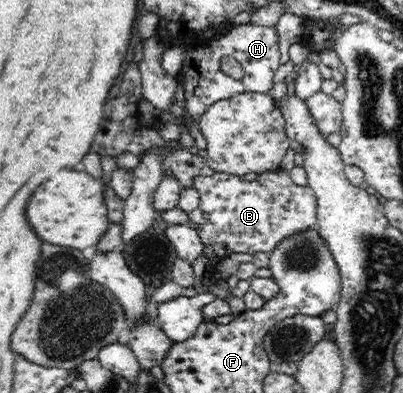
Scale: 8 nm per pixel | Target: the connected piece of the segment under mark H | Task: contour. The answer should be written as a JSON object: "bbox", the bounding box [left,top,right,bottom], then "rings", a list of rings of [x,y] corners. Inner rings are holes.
{"bbox":[178,22,281,119],"rings":[[[251,22],[234,26],[228,32],[209,39],[206,45],[185,46],[183,65],[178,74],[183,76],[184,80],[185,105],[183,108],[185,108],[185,112],[191,118],[196,119],[207,109],[208,105],[214,104],[216,101],[229,99],[239,93],[268,93],[275,85],[273,75],[281,65],[279,55],[277,28],[256,26]],[[227,56],[235,57],[241,64],[242,79],[234,79],[219,68],[221,59]]]}

